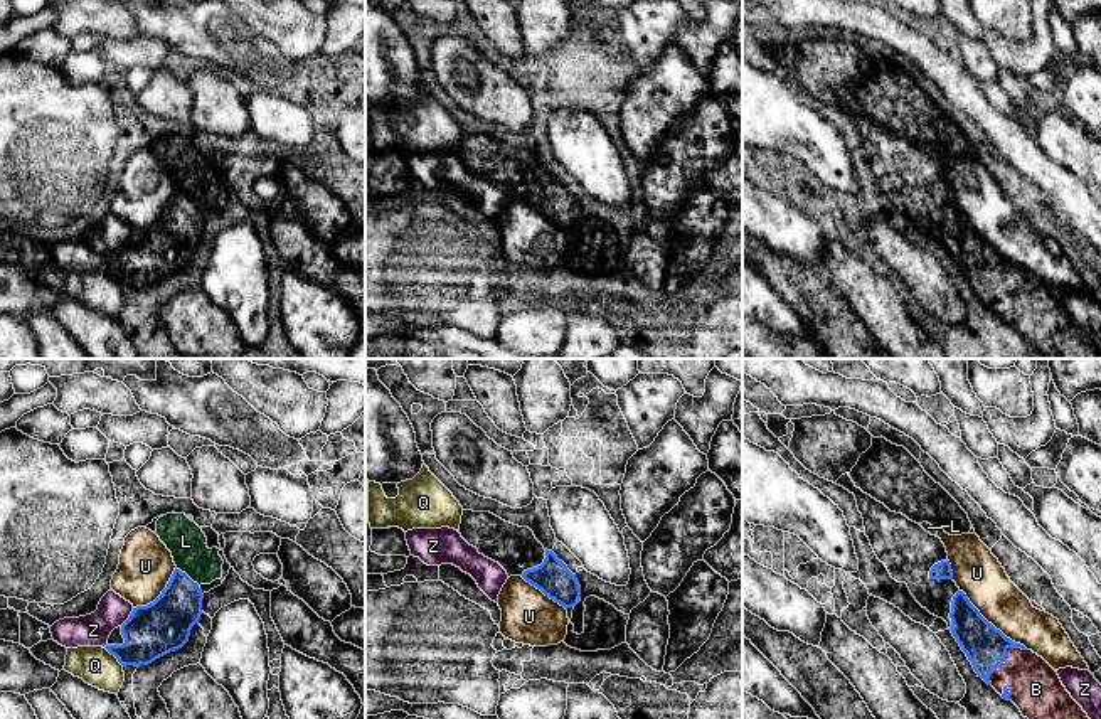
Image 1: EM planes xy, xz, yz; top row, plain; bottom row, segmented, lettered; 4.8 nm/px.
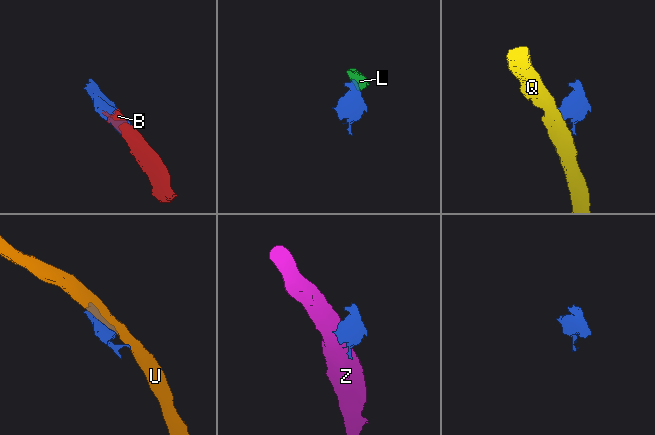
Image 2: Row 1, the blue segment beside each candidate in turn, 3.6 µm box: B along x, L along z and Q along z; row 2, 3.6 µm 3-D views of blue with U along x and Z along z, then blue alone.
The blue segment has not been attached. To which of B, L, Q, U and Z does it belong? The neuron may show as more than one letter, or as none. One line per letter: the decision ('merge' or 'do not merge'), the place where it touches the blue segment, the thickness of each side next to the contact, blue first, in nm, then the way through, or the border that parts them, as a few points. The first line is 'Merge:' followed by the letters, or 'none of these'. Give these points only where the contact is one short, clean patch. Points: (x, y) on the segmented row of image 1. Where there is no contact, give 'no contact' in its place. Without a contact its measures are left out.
Merge: B
B: merge; contact yz (1004, 659); calibres 200 and 240 nm
L: do not merge; contact xy (186, 575); calibres 240 and 180 nm; border xy (175, 568), (199, 585)
Q: do not merge; contact xy (115, 655); calibres 260 and 180 nm
U: do not merge; contact yz (990, 623); calibres 200 and 220 nm
Z: do not merge; contact xy (130, 617); calibres 260 and 160 nm

